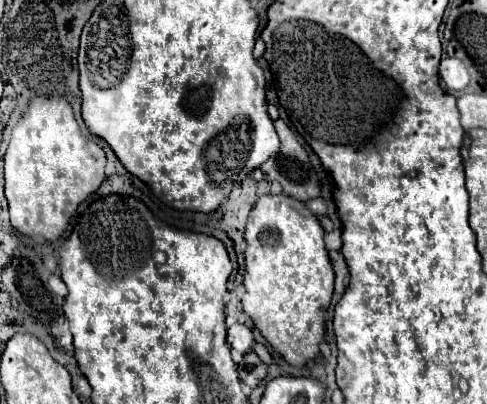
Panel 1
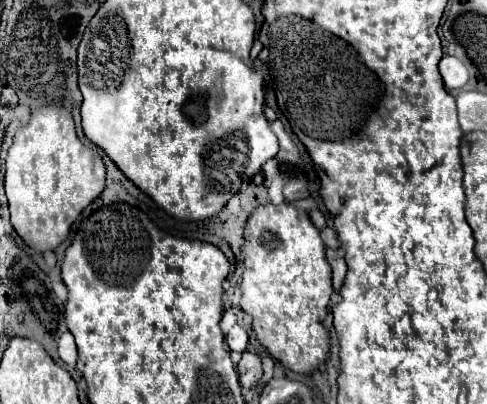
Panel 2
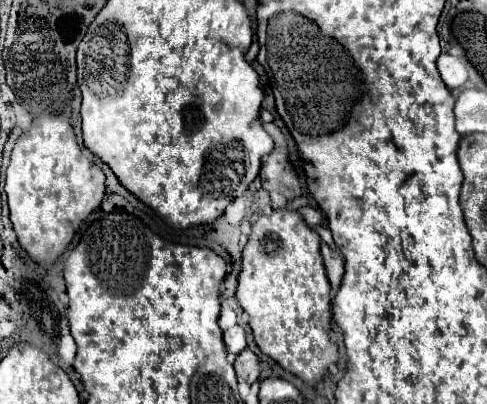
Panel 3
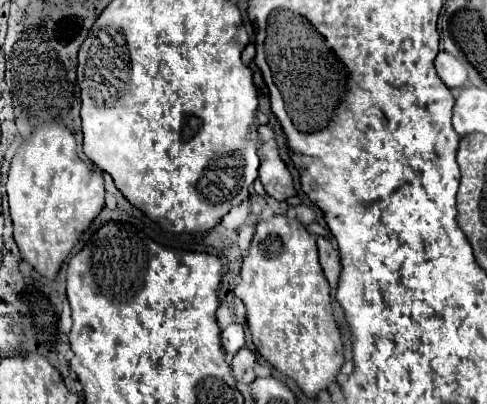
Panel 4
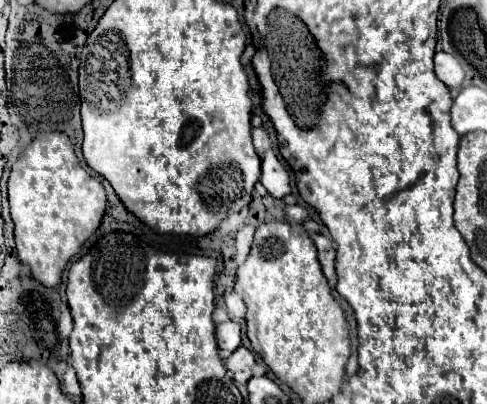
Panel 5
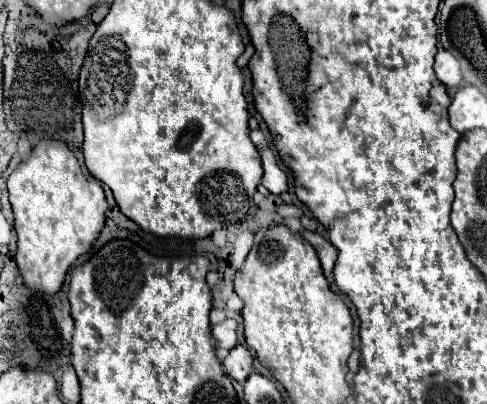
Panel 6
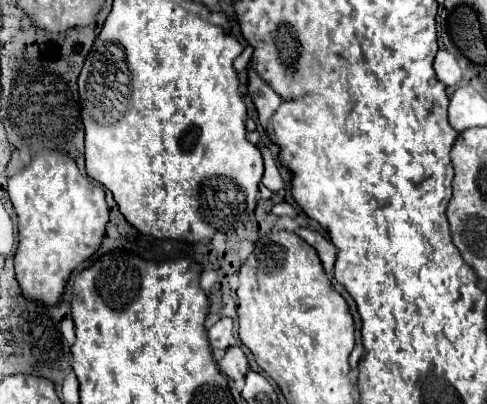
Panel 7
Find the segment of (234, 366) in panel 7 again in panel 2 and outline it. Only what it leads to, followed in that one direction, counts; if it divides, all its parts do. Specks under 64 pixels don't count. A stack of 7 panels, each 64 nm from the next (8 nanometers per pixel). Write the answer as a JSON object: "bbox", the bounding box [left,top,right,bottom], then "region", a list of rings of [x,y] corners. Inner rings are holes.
{"bbox":[238,350,262,388],"region":[[[246,350],[242,354],[242,360],[238,362],[238,374],[240,374],[240,384],[246,388],[254,388],[258,384],[258,380],[262,378],[262,362],[258,358],[258,354]]]}

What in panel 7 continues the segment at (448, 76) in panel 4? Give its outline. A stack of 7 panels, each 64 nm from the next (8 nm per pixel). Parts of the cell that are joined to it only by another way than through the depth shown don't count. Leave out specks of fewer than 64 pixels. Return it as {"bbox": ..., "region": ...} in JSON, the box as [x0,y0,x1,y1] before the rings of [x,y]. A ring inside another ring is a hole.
{"bbox":[434,50,462,86],"region":[[[440,50],[436,54],[436,60],[434,60],[434,70],[436,70],[436,76],[440,82],[444,82],[446,86],[456,86],[462,78],[462,72],[460,72],[460,66],[456,62],[456,58],[448,52],[448,50]]]}

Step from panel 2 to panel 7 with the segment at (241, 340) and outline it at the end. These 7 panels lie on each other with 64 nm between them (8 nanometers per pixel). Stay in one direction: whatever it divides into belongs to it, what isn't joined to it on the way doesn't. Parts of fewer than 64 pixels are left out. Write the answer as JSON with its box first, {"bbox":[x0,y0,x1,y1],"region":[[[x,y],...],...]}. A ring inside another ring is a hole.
{"bbox":[208,318,236,350],"region":[[[222,318],[208,330],[208,338],[210,338],[212,350],[226,350],[232,344],[236,344],[232,328],[234,328],[232,318]]]}

